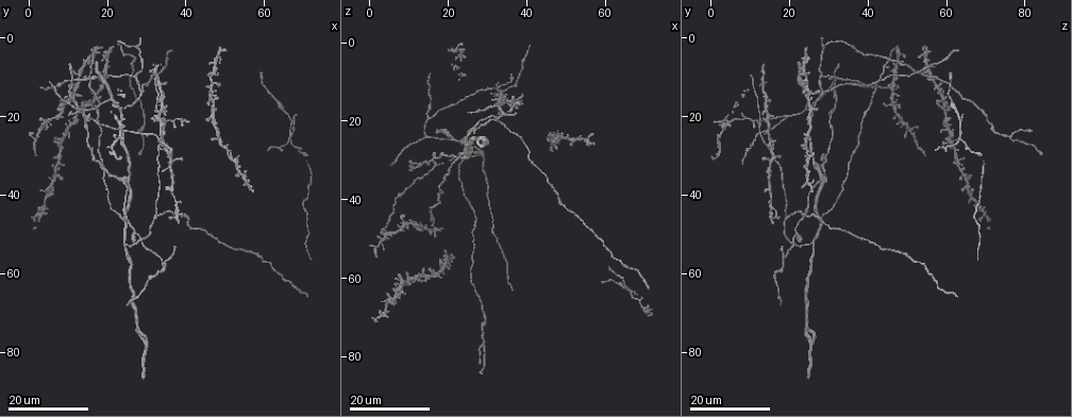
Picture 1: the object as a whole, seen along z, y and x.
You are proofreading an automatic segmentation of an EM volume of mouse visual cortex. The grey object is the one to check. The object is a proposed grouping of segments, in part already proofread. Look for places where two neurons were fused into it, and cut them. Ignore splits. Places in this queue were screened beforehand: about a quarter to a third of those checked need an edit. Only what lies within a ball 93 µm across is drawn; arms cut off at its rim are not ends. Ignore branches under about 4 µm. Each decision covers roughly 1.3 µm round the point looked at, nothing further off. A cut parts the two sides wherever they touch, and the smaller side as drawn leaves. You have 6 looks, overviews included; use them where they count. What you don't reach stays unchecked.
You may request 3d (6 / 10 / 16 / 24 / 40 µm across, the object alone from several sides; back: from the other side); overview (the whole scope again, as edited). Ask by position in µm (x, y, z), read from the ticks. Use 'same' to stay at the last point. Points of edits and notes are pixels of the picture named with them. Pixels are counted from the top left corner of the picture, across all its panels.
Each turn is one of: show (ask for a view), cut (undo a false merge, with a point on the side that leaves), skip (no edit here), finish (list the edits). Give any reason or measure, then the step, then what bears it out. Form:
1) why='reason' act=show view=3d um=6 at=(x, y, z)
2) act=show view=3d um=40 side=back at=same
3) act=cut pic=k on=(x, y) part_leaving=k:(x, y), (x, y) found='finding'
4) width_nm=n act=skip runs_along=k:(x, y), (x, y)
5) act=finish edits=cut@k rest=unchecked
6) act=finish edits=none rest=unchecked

why='two arms in line, one across' act=show view=3d um=24 at=(33.0, 28.5, 14.5)

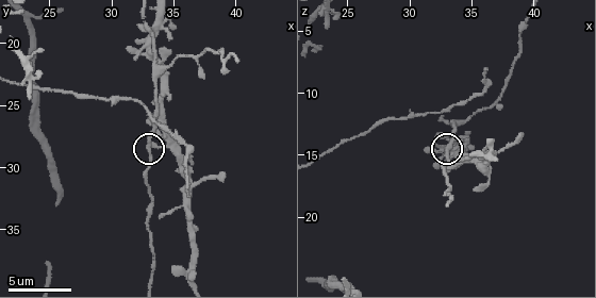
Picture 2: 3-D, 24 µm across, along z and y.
act=show view=3d um=6 at=(33.2, 28.4, 15.0)

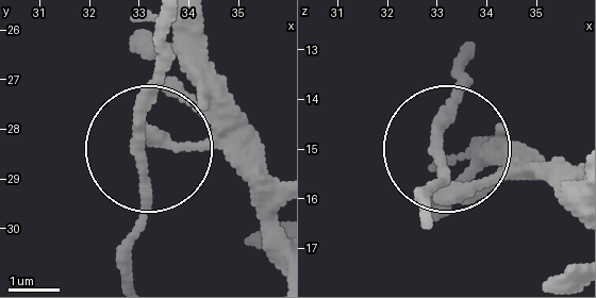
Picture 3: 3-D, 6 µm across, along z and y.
act=skip runs_along=3:(431, 211), (457, 63) found='continuous, no second neuron'

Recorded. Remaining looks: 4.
why='arms part here' act=show view=3d um=6 at=(33.8, 21.8, 12.4)

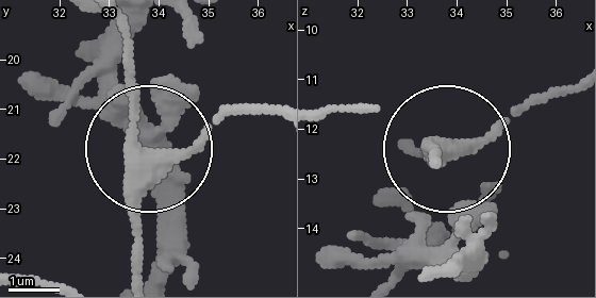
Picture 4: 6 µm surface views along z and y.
width_nm=310 act=skip found='all the same neuron'

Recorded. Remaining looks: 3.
why='three arms meet' act=show view=3d um=16 at=(27.0, 9.5, 28.0)

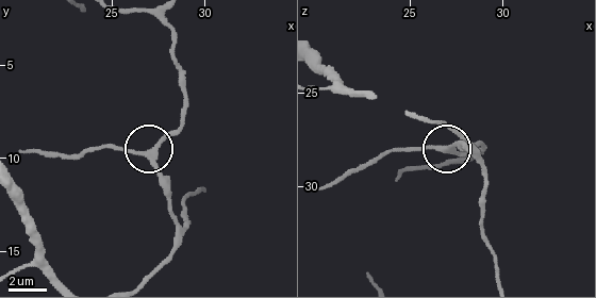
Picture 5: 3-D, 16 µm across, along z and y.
act=show view=3d um=6 at=(26.9, 9.8, 28.0)

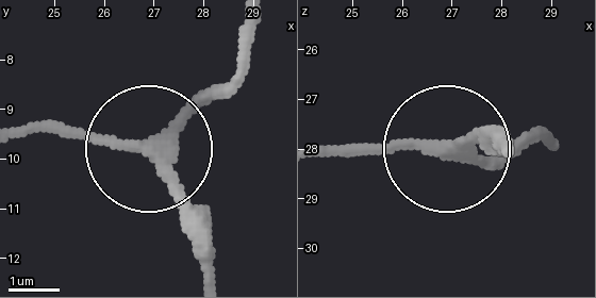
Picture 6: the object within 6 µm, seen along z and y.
width_nm=220 act=skip found='all the same neuron'

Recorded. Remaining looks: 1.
act=finish edits=none rest=unchecked

